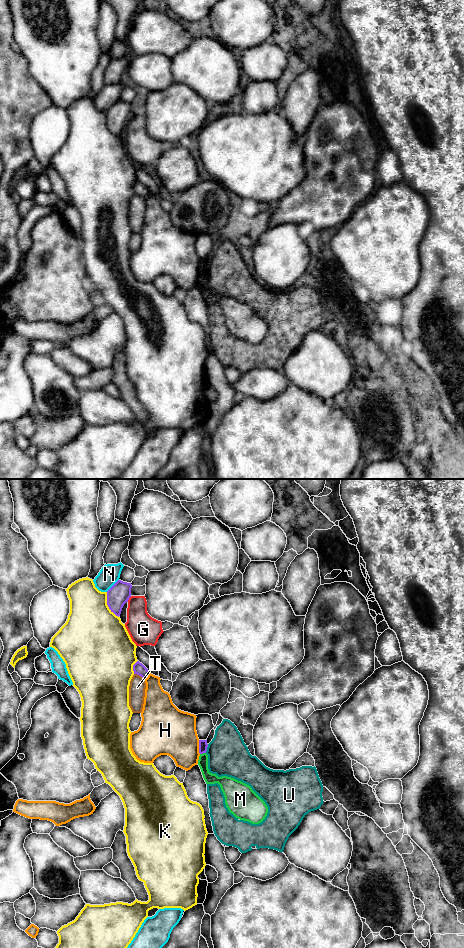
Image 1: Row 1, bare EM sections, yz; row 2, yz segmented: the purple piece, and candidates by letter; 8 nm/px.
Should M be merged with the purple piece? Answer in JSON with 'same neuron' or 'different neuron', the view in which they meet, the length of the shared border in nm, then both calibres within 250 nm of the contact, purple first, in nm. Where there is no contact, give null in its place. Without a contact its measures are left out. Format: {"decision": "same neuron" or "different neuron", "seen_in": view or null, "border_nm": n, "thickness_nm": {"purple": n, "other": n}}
{"decision": "different neuron", "seen_in": "yz", "border_nm": 50, "thickness_nm": {"purple": 70, "other": 90}}

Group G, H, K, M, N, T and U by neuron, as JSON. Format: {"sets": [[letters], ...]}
{"sets": [["G"], ["H"], ["K"], ["M"], ["N"], ["T"], ["U"]]}

